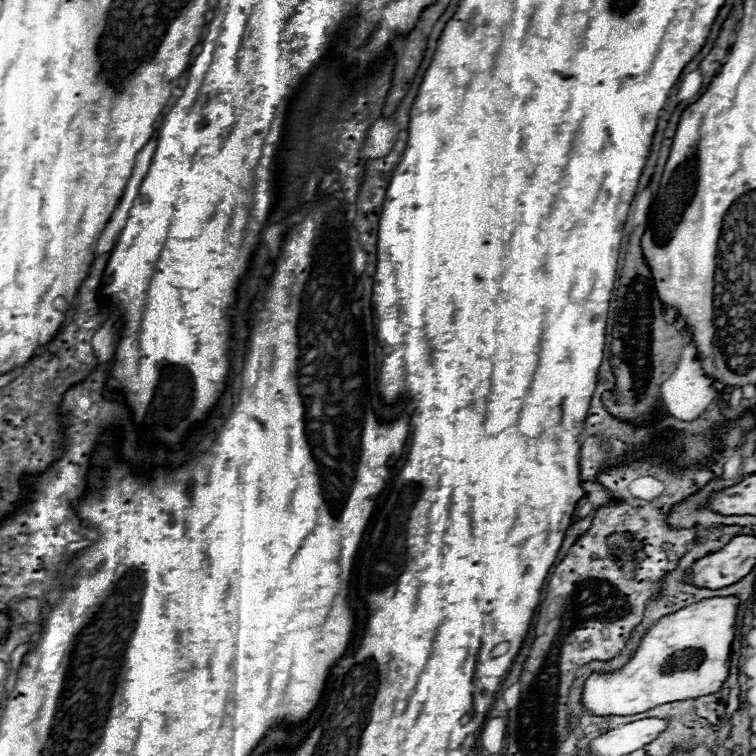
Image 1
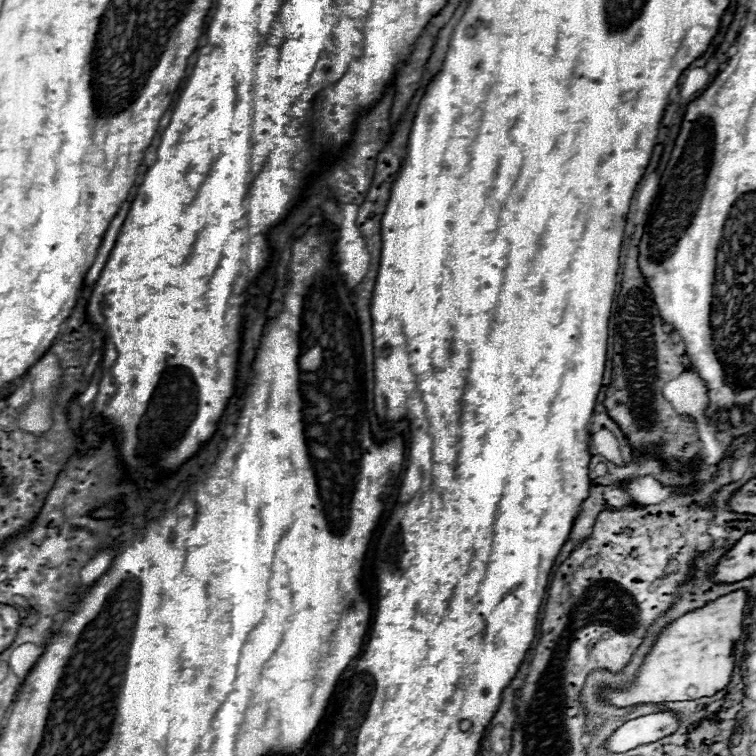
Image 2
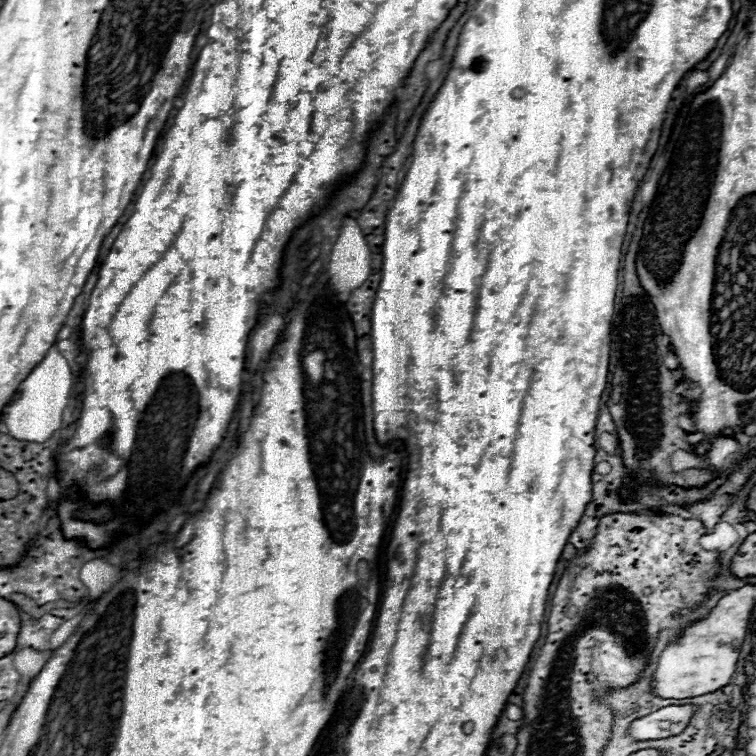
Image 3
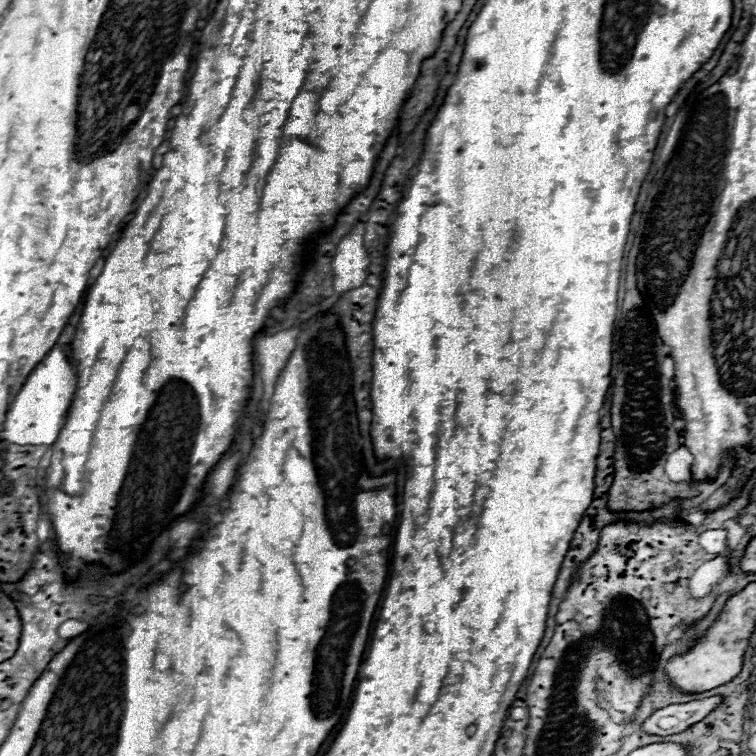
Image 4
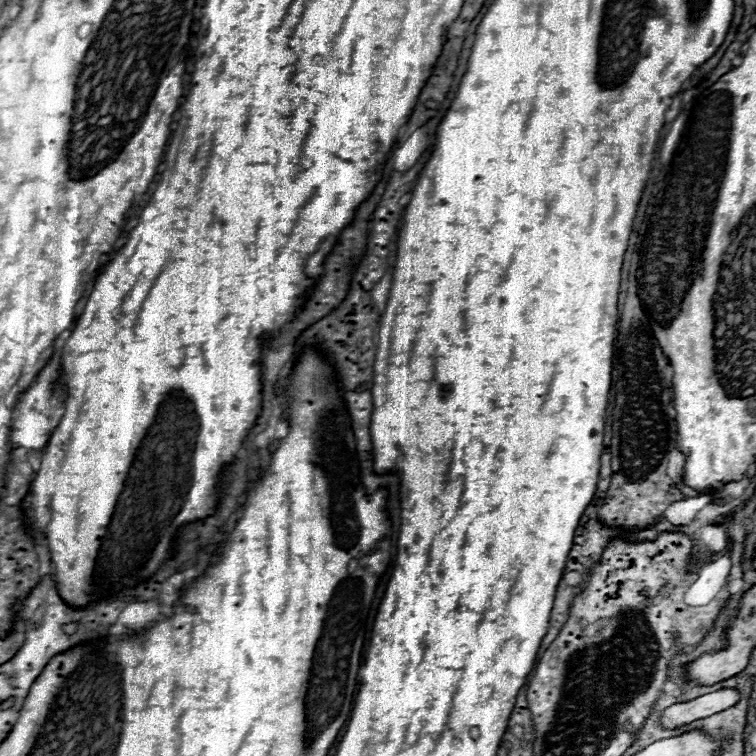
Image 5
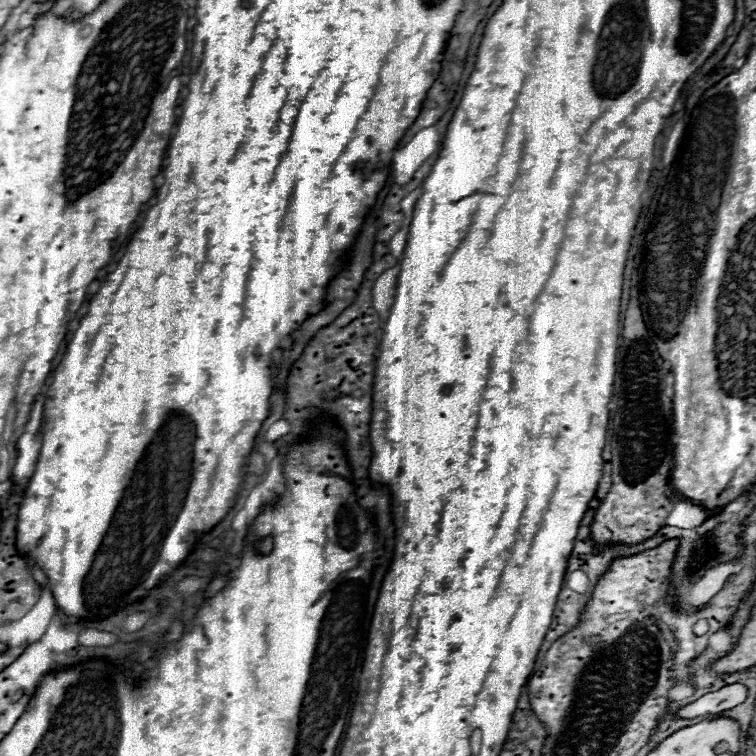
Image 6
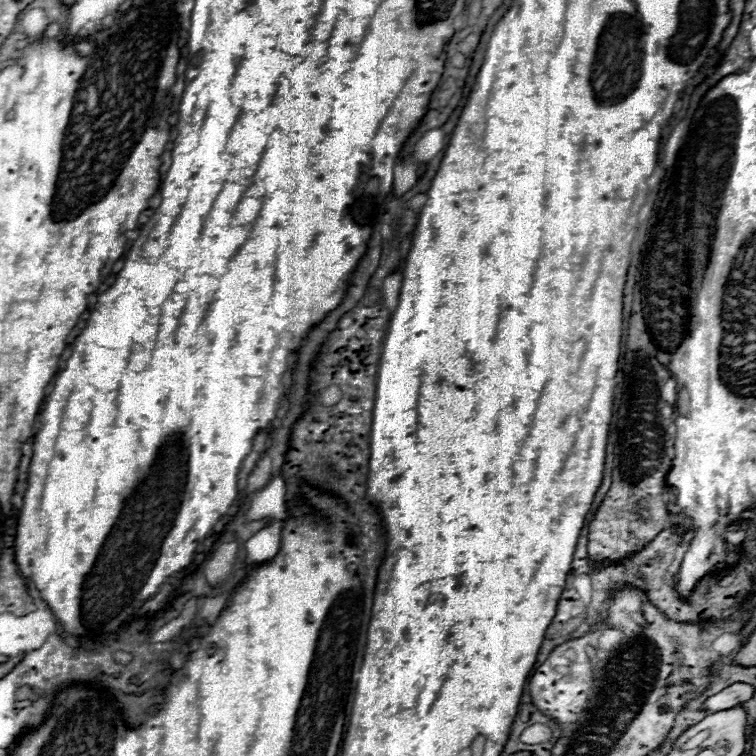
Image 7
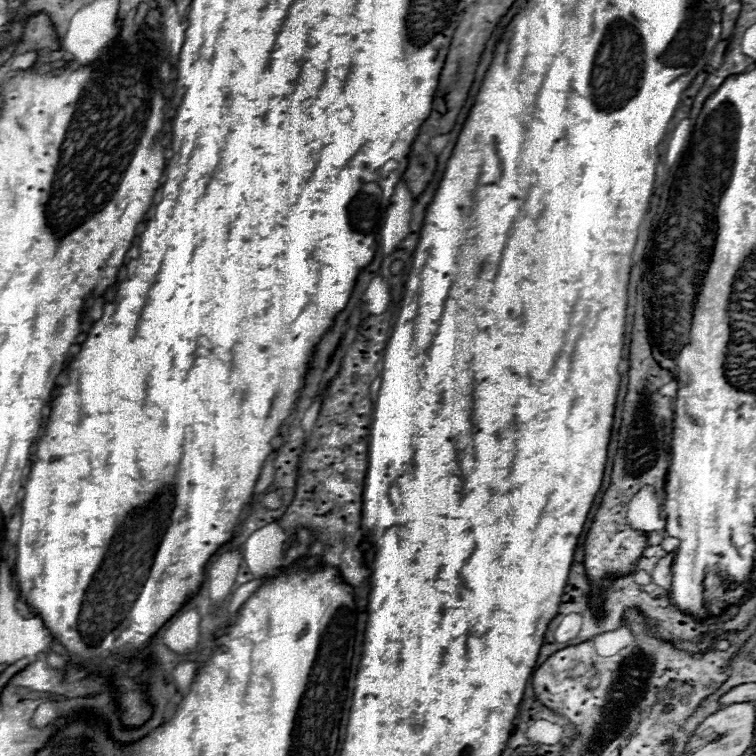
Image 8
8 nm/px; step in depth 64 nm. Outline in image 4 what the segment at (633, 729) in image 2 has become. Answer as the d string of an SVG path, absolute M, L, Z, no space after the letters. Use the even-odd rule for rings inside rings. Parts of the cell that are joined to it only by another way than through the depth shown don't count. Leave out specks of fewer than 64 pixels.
M710 696L710 698L700 698L692 700L686 704L670 704L666 708L656 710L646 722L644 730L650 734L666 736L666 734L676 734L692 726L696 720L702 720L712 712L712 708L718 708L722 704L722 696Z

